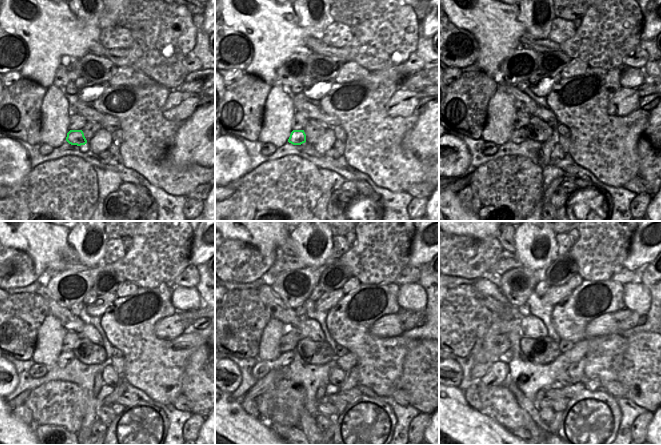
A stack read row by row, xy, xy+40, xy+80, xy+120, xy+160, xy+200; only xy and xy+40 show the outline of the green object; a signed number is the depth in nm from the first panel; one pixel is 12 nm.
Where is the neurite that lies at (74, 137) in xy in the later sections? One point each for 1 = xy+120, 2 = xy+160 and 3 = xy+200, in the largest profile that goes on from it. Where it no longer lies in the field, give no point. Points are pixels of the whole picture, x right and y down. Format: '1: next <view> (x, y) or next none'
1: next xy+120 (65, 358)
2: next xy+160 (285, 359)
3: next xy+200 (506, 357)

